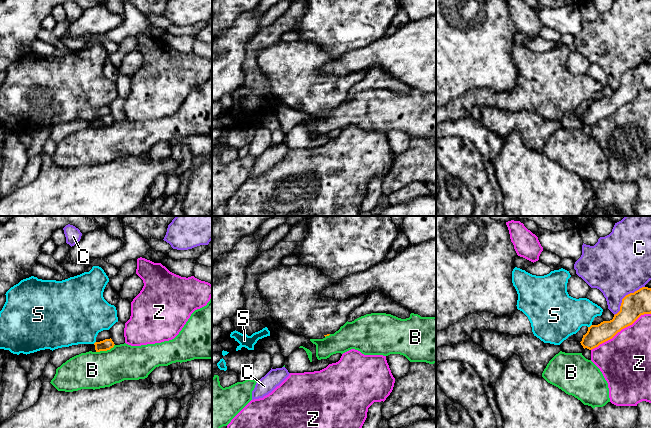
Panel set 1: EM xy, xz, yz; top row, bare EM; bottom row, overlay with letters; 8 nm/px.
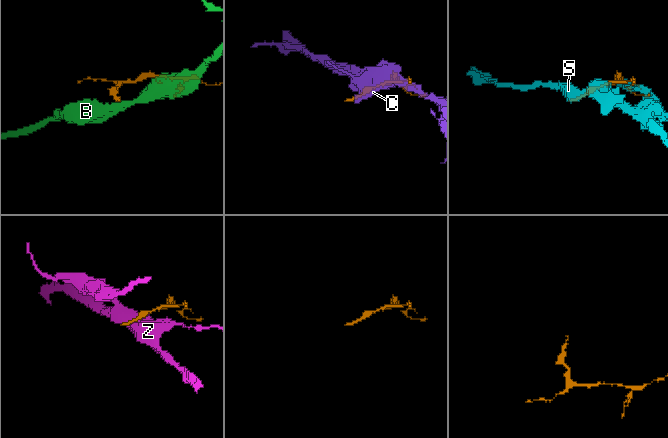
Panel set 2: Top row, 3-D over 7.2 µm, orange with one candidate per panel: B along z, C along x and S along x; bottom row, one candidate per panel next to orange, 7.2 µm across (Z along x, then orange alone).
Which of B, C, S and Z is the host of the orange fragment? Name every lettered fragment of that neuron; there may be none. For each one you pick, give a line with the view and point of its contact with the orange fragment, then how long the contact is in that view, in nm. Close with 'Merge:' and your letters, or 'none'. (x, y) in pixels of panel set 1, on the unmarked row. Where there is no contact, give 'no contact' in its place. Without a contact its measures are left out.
Merge: none

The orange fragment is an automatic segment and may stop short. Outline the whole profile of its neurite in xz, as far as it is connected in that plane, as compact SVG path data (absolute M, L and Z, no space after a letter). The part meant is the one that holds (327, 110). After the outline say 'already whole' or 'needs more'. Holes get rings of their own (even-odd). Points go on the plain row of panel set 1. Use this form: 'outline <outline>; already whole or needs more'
outline M280 42L264 48L257 56L257 66L262 72L263 80L269 83L266 96L269 100L277 100L295 111L310 115L323 115L334 110L368 72L359 70L342 77L320 72L323 66L337 57L313 42Z; needs more

